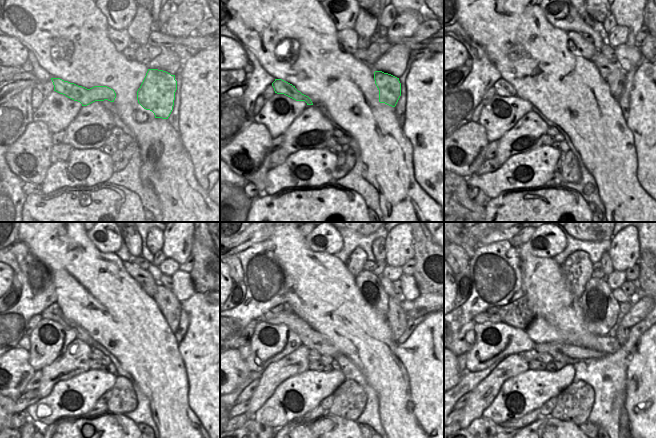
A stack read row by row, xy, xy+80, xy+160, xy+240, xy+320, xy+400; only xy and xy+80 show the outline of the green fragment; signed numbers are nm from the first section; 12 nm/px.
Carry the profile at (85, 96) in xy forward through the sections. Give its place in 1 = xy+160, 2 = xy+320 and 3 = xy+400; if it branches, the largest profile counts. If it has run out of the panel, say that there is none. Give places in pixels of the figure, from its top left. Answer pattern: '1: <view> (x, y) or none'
1: xy+160 (503, 88)
2: xy+320 (280, 308)
3: xy+400 (492, 310)

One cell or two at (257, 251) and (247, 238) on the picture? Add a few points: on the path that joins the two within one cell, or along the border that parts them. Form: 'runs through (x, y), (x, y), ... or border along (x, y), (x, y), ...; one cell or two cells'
border along (268, 238), (255, 242), (237, 254); two cells

